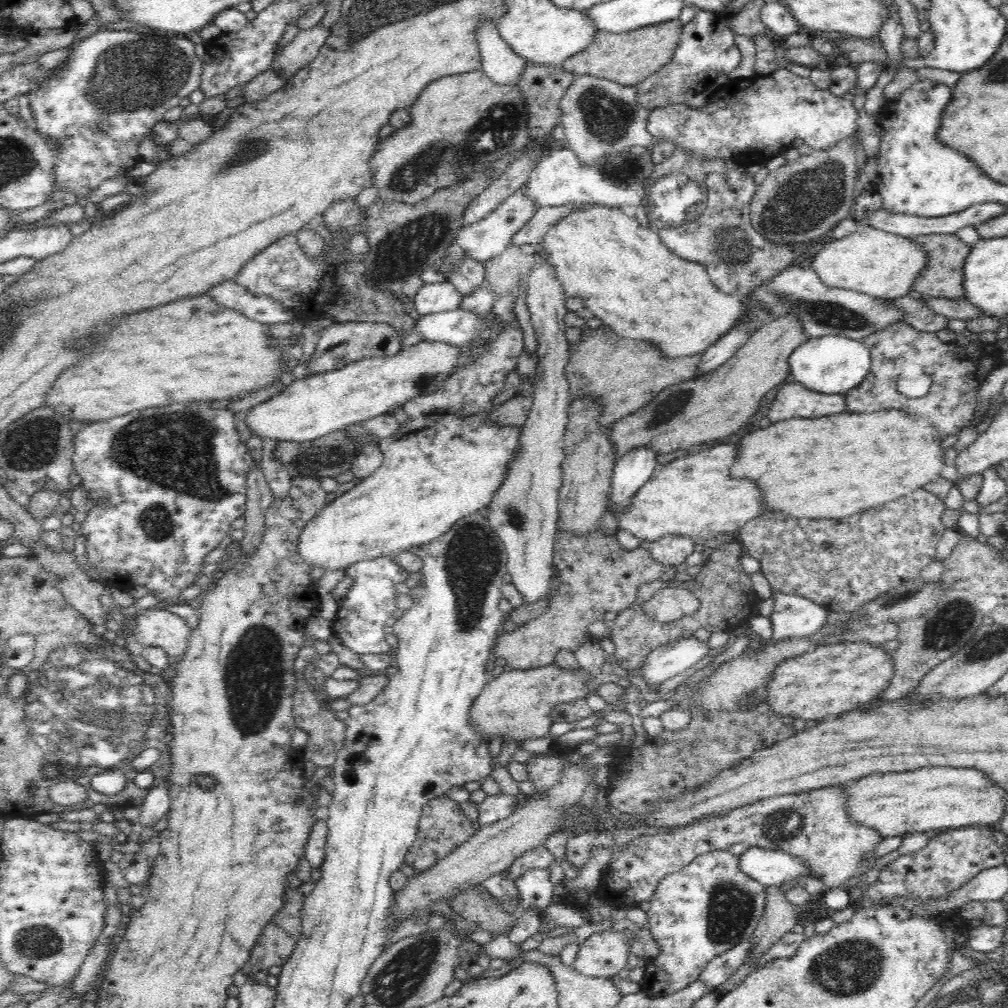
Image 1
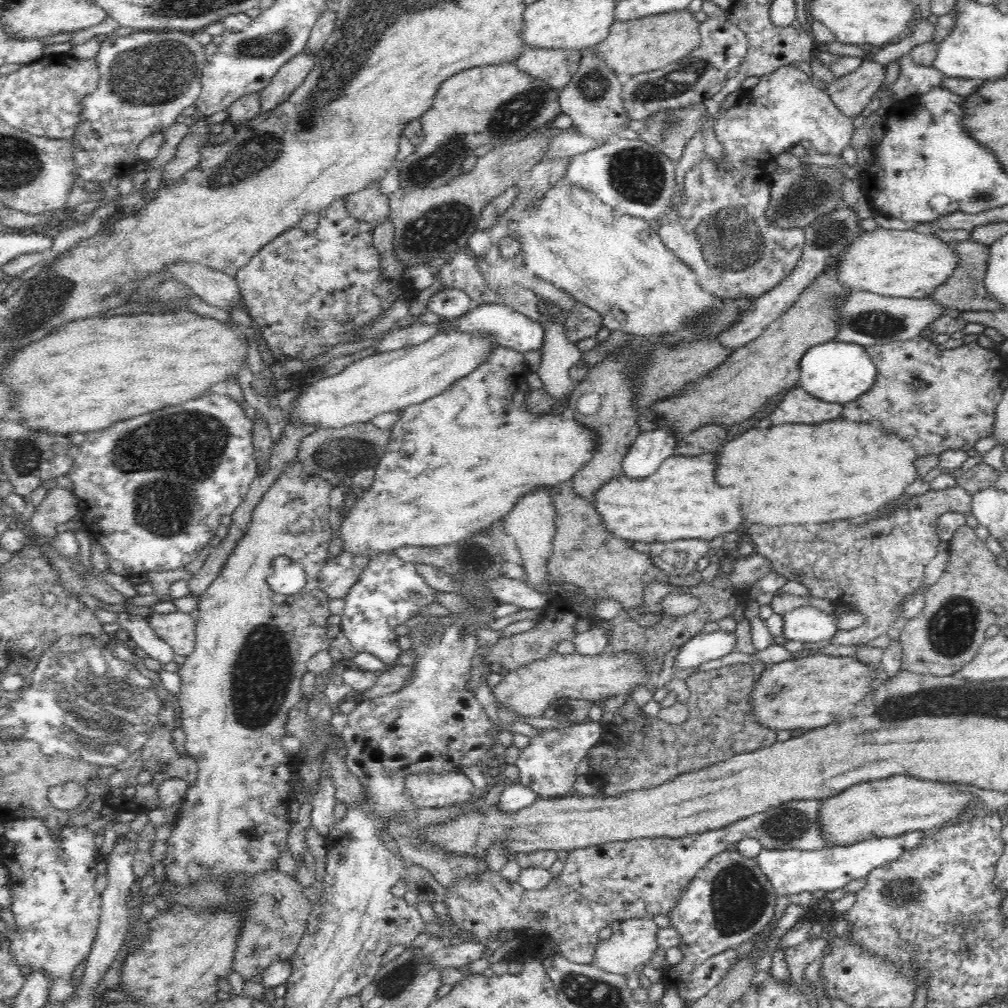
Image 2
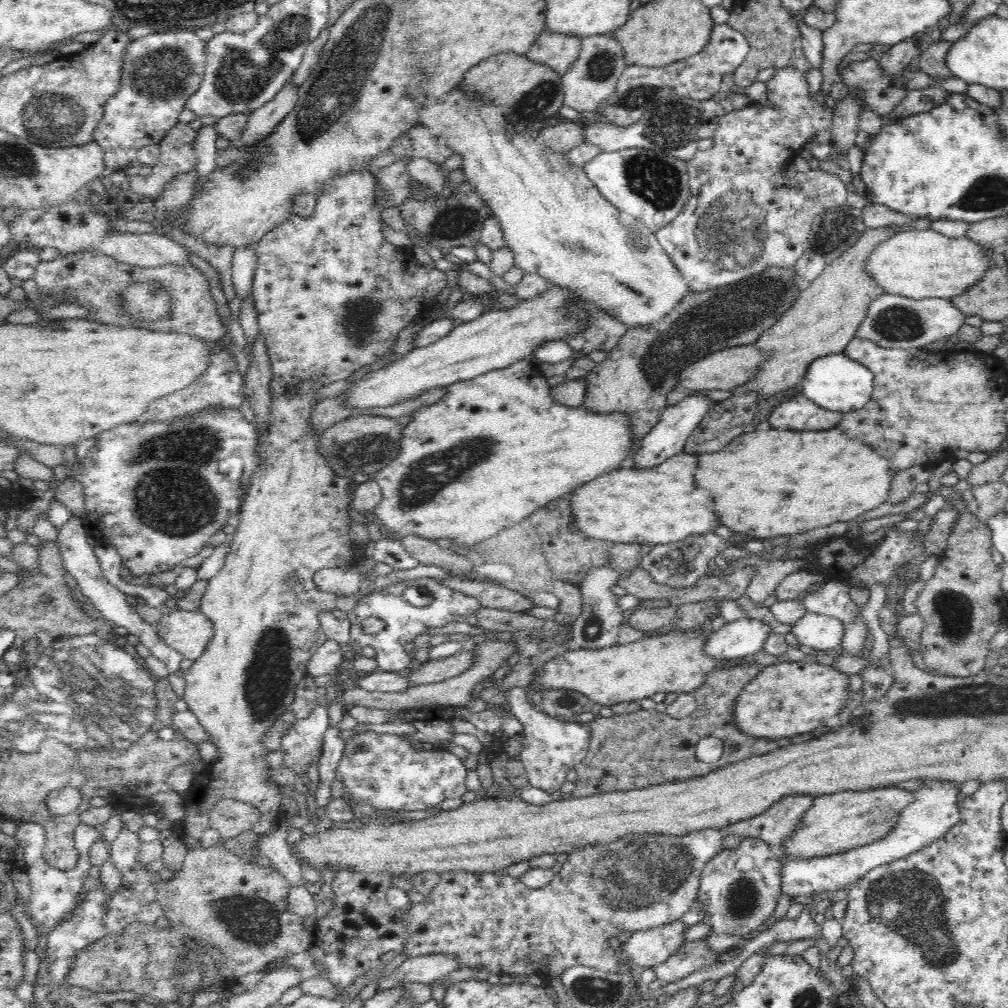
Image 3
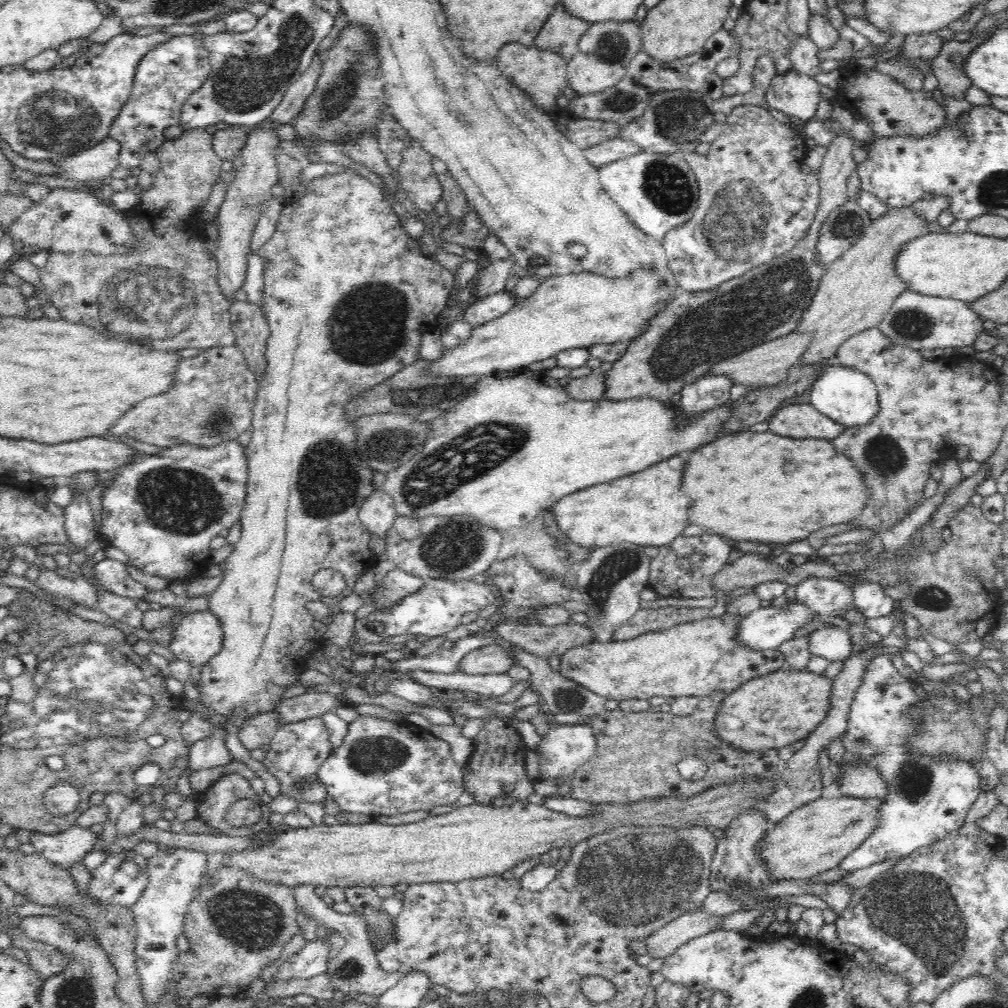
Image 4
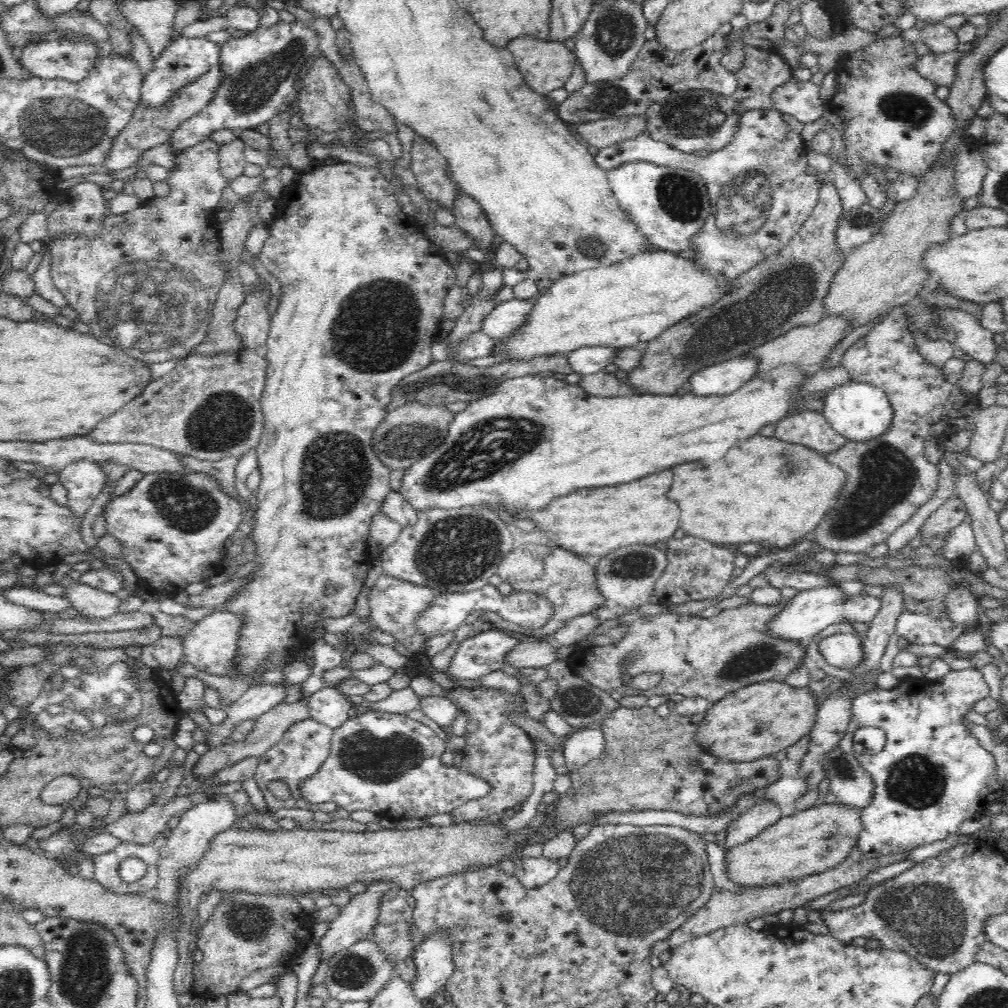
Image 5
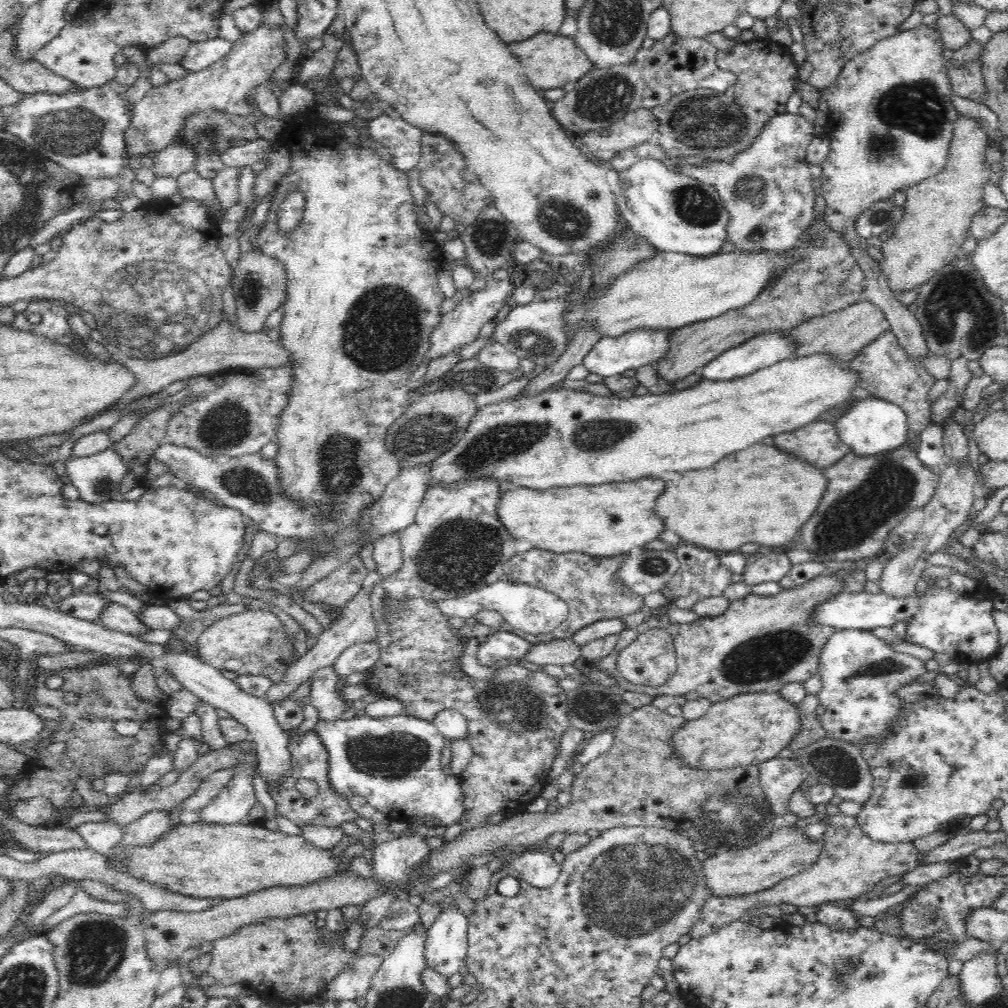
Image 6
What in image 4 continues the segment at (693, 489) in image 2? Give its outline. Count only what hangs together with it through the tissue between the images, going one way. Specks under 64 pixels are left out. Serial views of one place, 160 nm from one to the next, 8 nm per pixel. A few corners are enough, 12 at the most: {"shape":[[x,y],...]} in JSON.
{"shape":[[686,462],[568,494],[549,510],[588,548],[666,546],[690,526]]}

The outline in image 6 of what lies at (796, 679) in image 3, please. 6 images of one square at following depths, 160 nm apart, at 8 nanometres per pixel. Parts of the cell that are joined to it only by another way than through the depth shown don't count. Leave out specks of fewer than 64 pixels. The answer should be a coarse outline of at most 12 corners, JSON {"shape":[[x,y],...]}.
{"shape":[[779,692],[713,703],[674,736],[702,770],[761,765],[800,733]]}

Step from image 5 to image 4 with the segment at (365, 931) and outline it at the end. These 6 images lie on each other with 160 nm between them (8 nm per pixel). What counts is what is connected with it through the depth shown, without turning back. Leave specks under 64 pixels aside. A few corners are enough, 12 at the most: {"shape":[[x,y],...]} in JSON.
{"shape":[[316,938],[280,964],[271,981],[327,970],[328,940]]}

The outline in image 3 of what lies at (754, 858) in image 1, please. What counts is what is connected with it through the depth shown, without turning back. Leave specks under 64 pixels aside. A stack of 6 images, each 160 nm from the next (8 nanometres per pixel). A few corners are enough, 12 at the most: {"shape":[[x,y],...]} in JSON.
{"shape":[[924,779],[896,828],[855,850],[781,862],[793,898],[840,890],[960,822],[961,790]]}

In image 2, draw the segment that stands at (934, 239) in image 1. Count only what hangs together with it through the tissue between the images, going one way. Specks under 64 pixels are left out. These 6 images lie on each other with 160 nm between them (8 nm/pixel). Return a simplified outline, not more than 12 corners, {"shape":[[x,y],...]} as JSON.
{"shape":[[947,242],[959,266],[932,294],[958,311],[1004,310],[985,289],[988,245]]}

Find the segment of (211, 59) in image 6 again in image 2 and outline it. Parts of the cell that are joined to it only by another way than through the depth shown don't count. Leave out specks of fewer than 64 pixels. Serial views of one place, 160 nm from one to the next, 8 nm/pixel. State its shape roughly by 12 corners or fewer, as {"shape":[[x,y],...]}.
{"shape":[[183,31],[107,35],[79,183],[128,176],[202,92]]}

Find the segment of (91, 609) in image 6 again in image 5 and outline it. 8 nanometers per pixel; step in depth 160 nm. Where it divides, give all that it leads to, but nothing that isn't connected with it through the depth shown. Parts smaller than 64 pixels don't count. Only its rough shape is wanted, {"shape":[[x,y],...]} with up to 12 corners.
{"shape":[[8,587],[12,604],[59,613],[71,607],[65,598],[38,588]]}

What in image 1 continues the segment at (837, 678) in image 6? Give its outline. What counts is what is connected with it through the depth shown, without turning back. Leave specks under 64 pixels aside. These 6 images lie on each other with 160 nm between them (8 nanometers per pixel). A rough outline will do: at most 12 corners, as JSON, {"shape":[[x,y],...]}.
{"shape":[[774,592],[774,641],[810,636],[828,621],[812,600]]}

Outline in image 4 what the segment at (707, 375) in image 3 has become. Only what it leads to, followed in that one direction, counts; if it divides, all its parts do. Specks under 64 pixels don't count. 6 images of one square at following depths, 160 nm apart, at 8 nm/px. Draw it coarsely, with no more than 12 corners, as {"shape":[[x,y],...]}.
{"shape":[[792,332],[712,365],[733,384],[783,381],[808,348]]}

